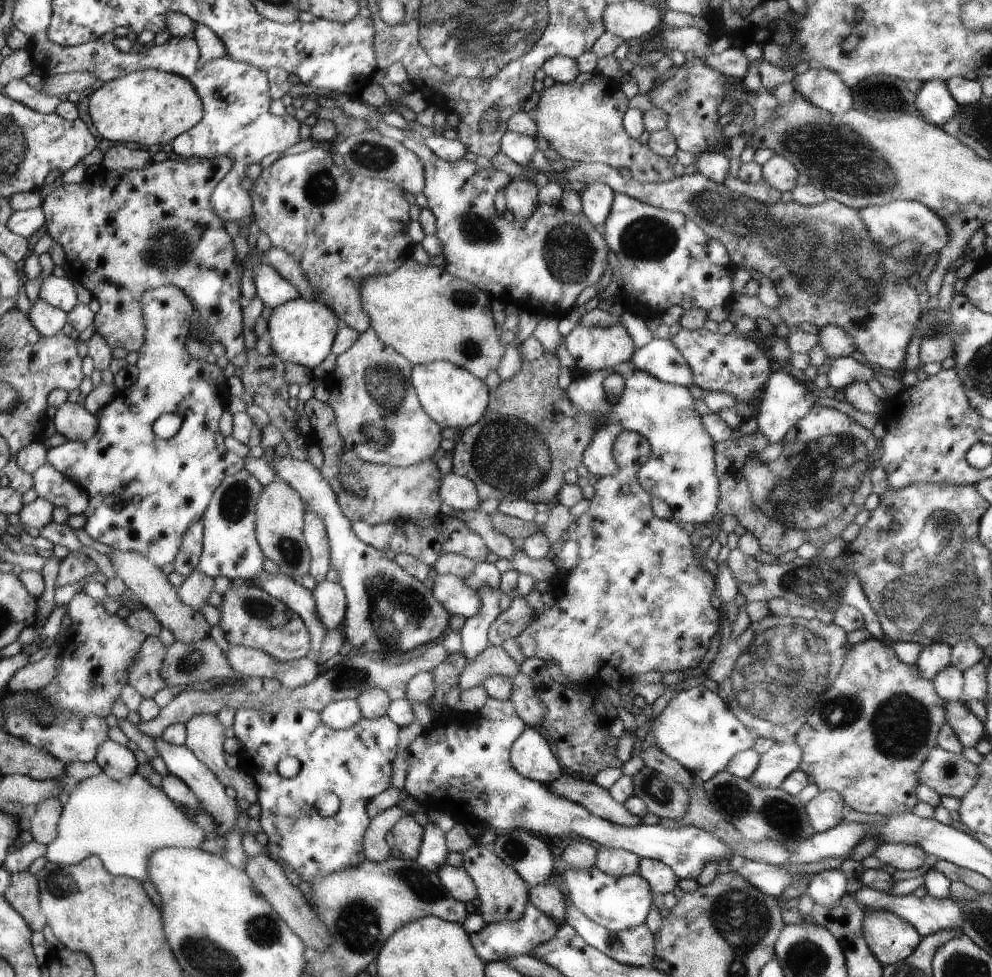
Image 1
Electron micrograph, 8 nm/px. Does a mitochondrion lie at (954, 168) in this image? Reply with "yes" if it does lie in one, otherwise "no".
no

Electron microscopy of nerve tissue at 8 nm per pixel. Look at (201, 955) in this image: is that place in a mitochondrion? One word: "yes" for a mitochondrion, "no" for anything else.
yes

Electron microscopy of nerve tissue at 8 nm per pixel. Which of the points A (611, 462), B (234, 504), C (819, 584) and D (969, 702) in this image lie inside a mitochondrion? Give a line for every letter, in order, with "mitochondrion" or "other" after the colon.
A: other
B: mitochondrion
C: mitochondrion
D: other

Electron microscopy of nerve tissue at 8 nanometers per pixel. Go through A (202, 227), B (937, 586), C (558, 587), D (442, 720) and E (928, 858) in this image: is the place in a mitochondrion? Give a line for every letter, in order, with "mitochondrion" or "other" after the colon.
A: other
B: mitochondrion
C: other
D: other
E: other

